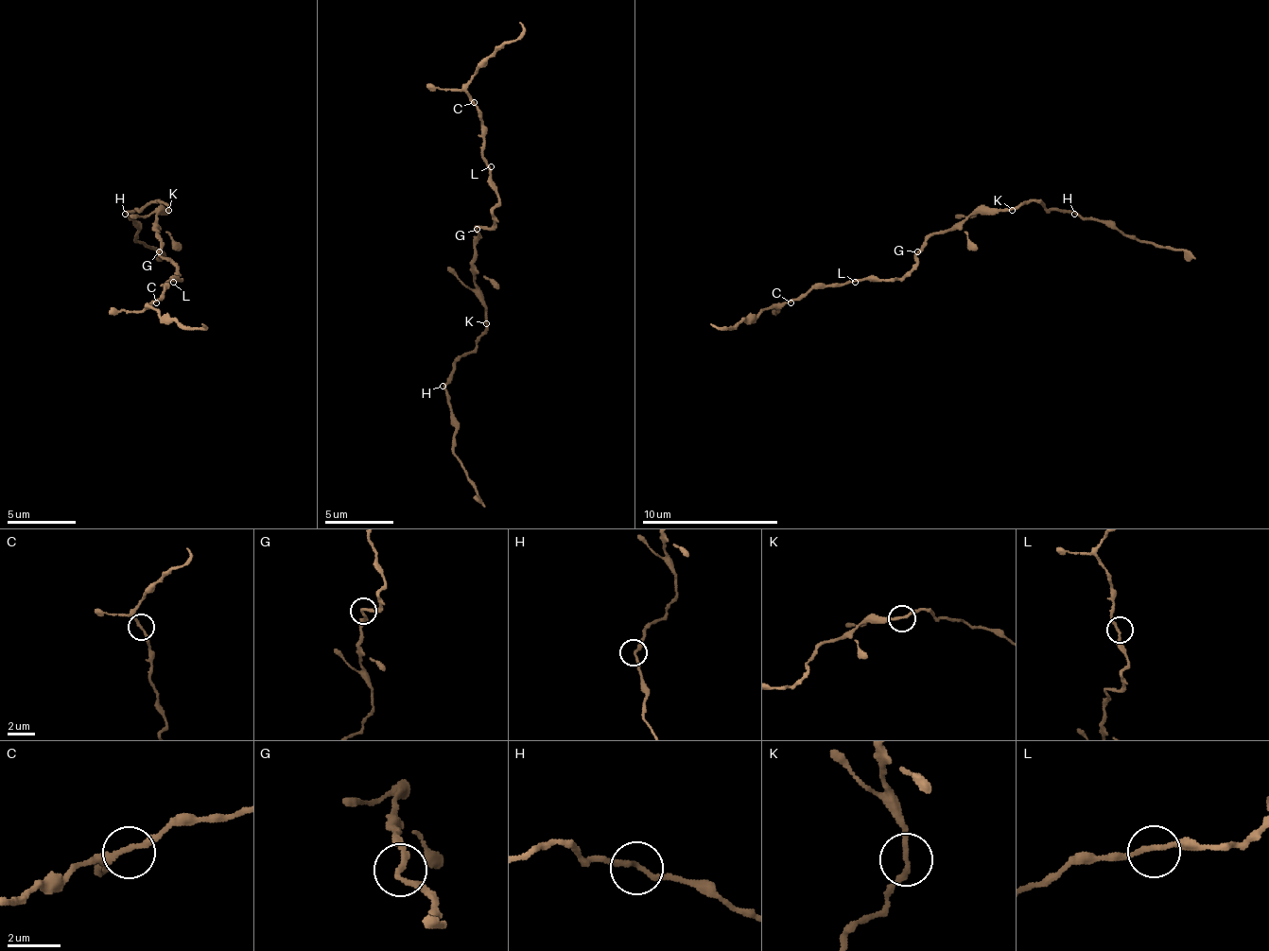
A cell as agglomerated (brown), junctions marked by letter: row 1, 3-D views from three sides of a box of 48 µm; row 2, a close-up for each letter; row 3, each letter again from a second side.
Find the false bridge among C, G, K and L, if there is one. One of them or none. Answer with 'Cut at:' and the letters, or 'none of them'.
Cut at: K

